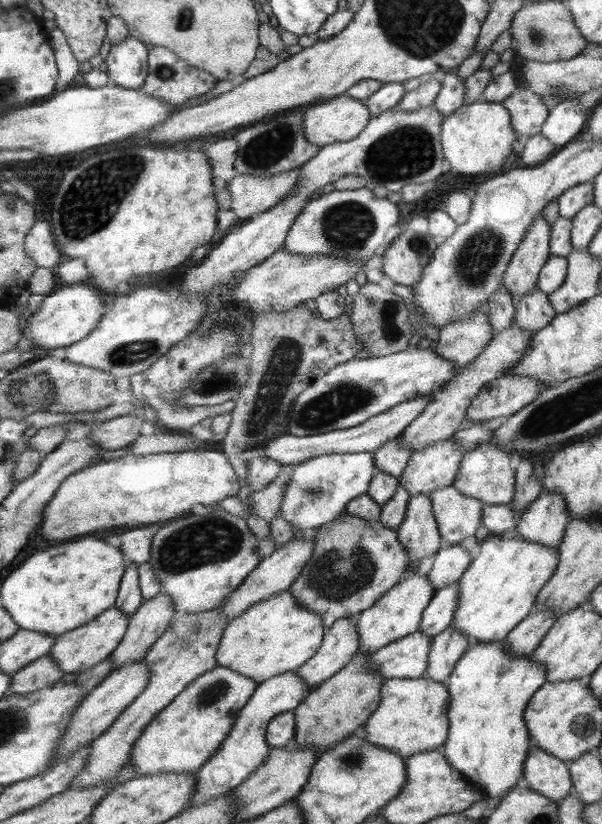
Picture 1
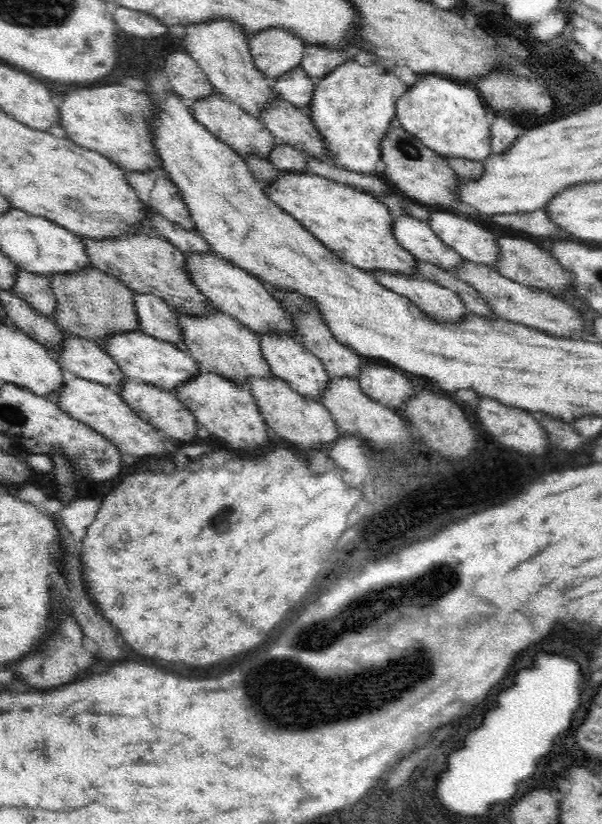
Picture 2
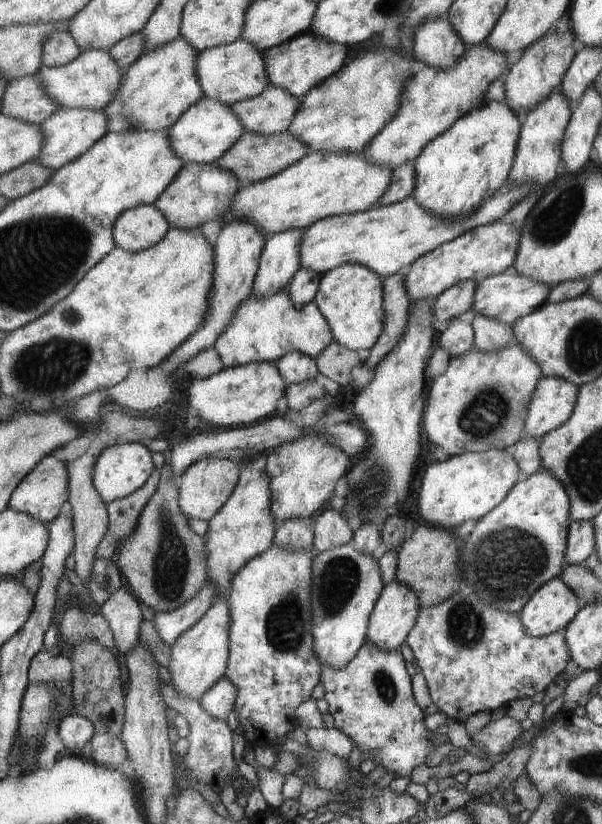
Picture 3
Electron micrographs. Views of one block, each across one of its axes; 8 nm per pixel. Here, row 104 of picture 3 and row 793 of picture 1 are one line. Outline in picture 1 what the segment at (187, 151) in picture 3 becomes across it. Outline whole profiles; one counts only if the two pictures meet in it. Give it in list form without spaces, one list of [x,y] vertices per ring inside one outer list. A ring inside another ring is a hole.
[[[295,670],[283,672],[278,676],[268,678],[255,689],[252,697],[238,713],[228,736],[221,742],[221,745],[201,768],[195,773],[195,784],[193,797],[190,799],[187,808],[208,802],[215,796],[226,794],[242,784],[250,774],[254,773],[258,766],[266,761],[266,757],[272,749],[265,739],[265,732],[270,720],[277,714],[294,710],[303,702],[313,688],[297,676]]]

